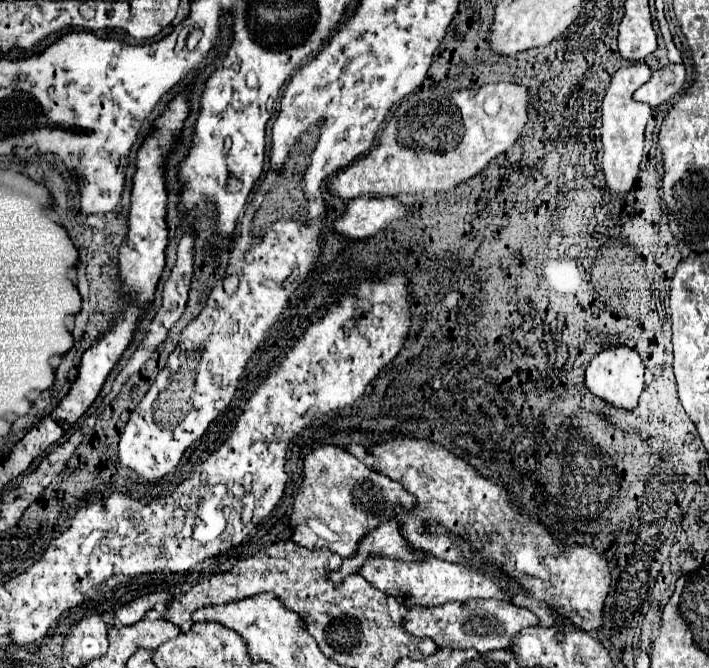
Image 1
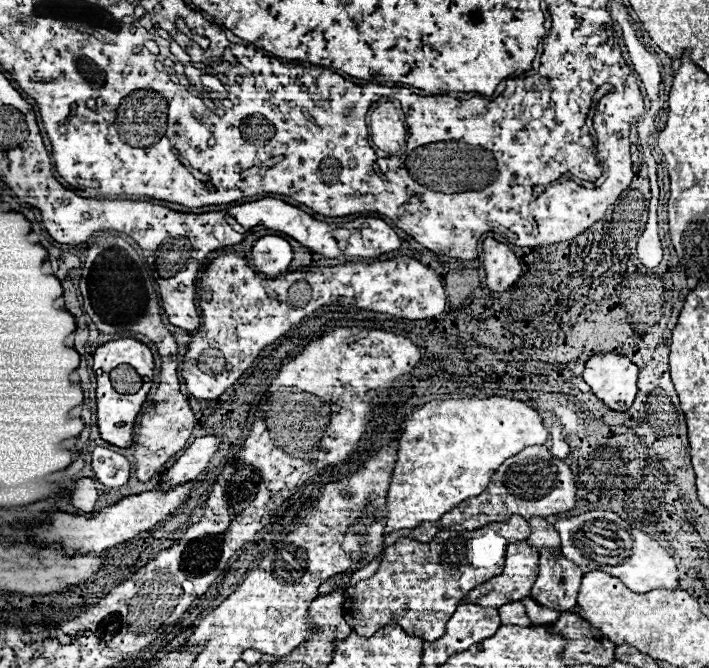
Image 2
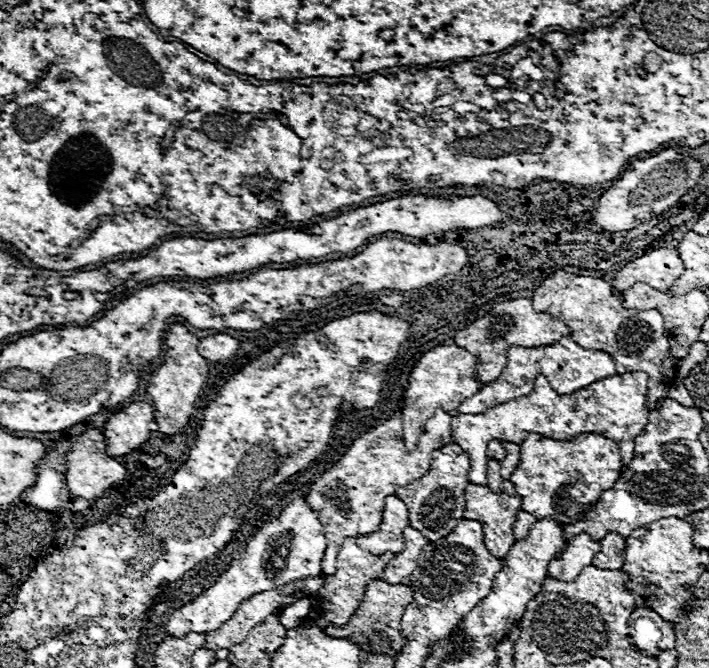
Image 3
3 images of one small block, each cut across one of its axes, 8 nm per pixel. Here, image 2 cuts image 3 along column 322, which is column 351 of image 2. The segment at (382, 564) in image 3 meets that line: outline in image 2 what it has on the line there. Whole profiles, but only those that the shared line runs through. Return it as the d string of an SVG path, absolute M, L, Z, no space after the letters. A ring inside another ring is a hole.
M512 516L508 522L492 522L480 530L472 530L472 532L442 530L428 544L422 544L422 542L416 542L410 538L400 538L392 546L386 546L382 560L380 560L380 568L376 570L374 576L370 576L368 580L362 580L342 592L344 618L352 626L352 630L358 632L358 636L362 636L362 638L370 638L378 628L394 622L394 624L402 626L408 634L434 642L436 638L440 638L444 634L446 622L450 620L450 616L454 614L454 610L462 602L462 598L470 590L474 590L478 584L490 580L492 576L498 576L502 572L506 546L512 542L524 540L524 538L528 538L528 520L524 520L520 516Z

